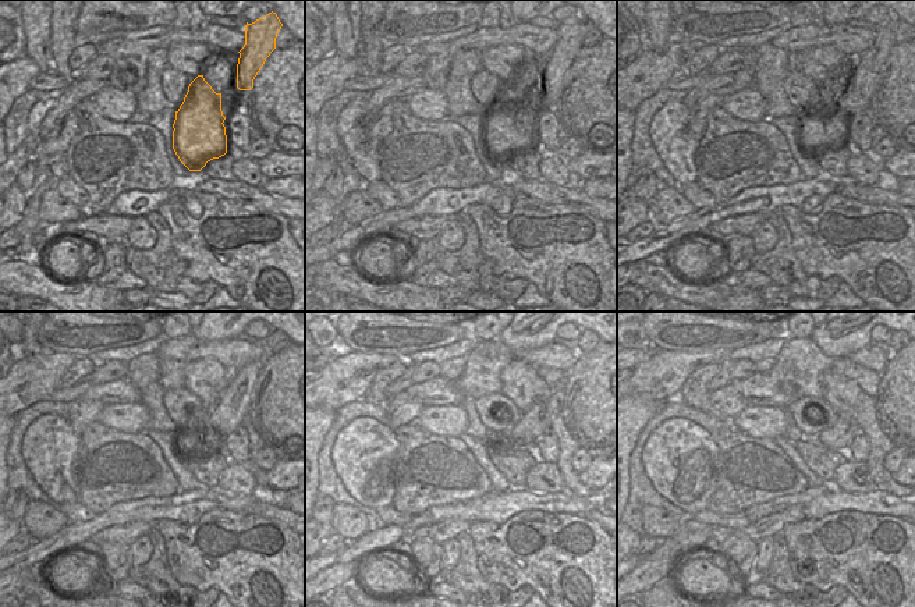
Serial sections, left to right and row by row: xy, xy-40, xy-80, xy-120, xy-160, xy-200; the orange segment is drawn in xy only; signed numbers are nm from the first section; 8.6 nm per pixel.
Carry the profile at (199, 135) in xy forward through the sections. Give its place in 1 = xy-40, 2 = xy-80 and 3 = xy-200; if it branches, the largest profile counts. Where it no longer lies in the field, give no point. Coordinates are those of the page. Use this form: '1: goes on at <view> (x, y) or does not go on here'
1: goes on at xy-40 (510, 130)
2: goes on at xy-80 (819, 130)
3: goes on at xy-200 (837, 437)

